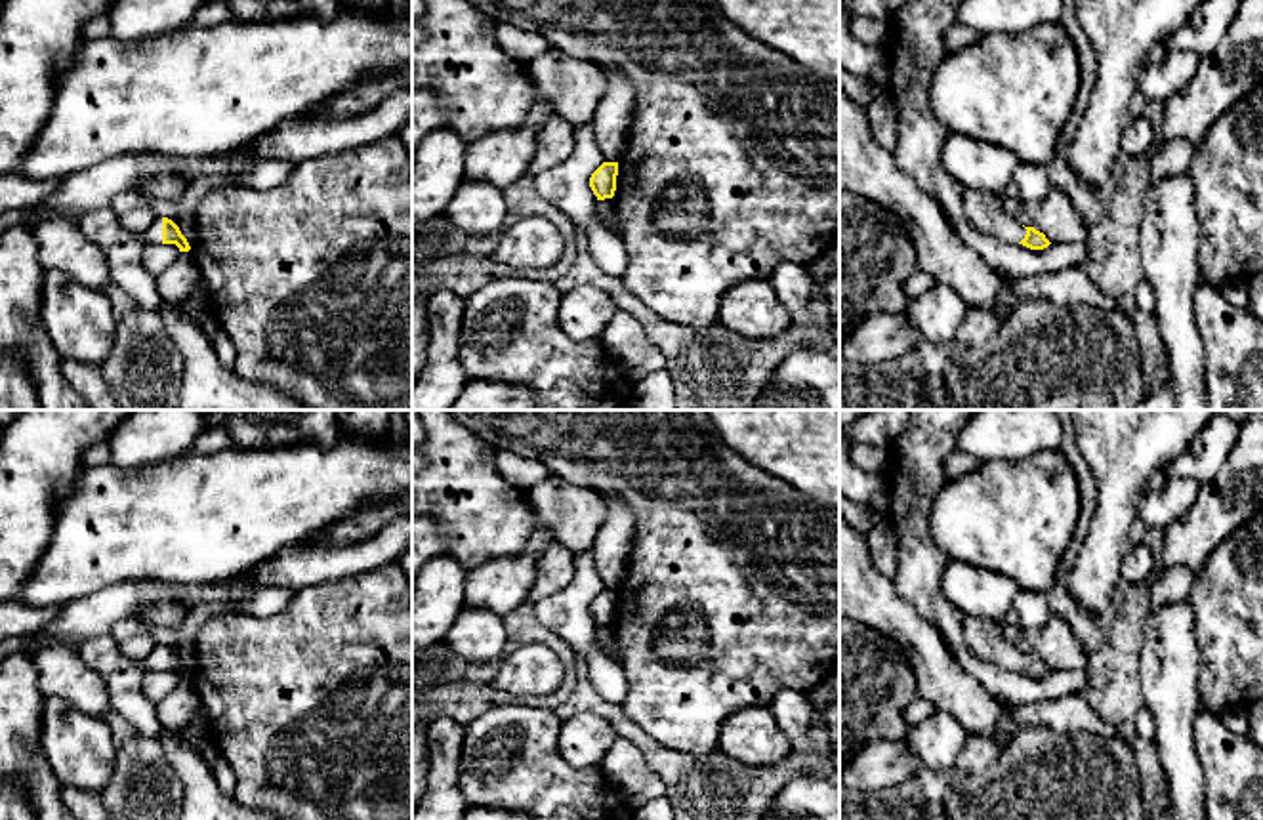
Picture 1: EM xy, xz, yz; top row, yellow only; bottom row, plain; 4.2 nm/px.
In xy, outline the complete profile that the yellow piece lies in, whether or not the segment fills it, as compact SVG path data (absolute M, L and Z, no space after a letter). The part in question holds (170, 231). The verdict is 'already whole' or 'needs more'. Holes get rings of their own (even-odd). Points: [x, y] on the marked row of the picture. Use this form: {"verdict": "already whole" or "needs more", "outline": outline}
{"verdict": "needs more", "outline": "M99 208L84 214L78 227L103 252L113 282L143 307L162 305L156 278L143 265L143 250L158 244L176 244L179 252L191 250L179 227L168 217L156 217L143 233L134 233L111 208Z"}

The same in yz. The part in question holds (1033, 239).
{"verdict": "needs more", "outline": "M904 0L889 19L887 93L899 109L899 145L893 156L948 219L963 221L1004 244L1044 250L1051 244L1044 233L1023 227L994 195L963 187L942 168L941 147L948 130L931 111L929 90L948 55L942 36L956 23L960 4L962 0Z"}

